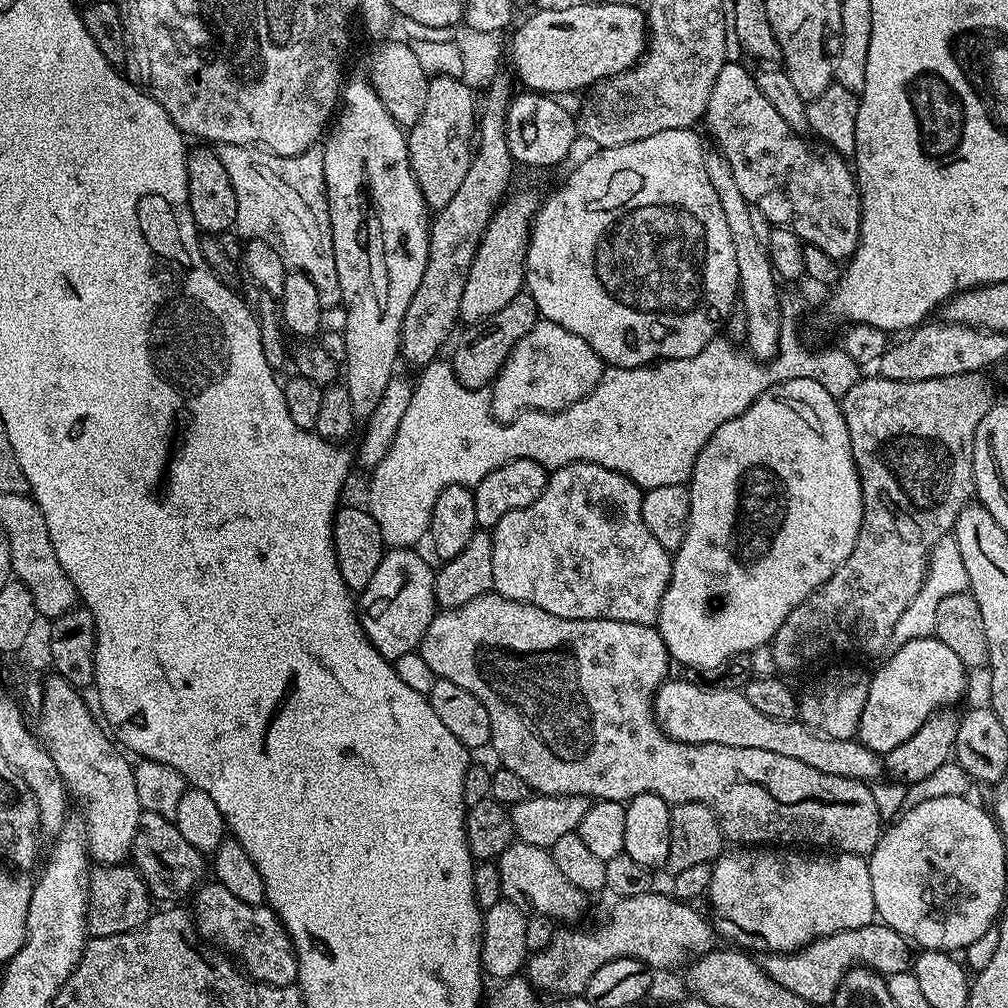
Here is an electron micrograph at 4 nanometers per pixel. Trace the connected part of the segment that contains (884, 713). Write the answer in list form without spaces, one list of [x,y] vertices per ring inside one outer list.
[[[935,635],[905,642],[895,651],[876,673],[871,673],[866,706],[862,706],[858,739],[865,748],[877,754],[887,754],[894,746],[902,746],[933,712],[952,706],[968,684],[969,673],[962,658]]]

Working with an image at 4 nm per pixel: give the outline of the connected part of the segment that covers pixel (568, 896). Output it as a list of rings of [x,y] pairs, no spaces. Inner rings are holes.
[[[514,842],[498,857],[498,863],[500,877],[502,878],[502,890],[504,891],[503,899],[509,900],[511,904],[527,905],[529,909],[532,907],[531,911],[533,913],[549,916],[551,920],[557,922],[575,921],[572,919],[583,910],[584,900],[586,900],[585,893],[578,891],[574,886],[574,882],[570,882],[566,878],[566,874],[562,874],[562,870],[558,870],[558,865],[554,862],[549,849]]]

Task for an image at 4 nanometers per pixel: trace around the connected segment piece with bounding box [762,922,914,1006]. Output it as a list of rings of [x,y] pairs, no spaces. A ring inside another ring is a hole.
[[[873,922],[866,926],[858,926],[854,930],[842,930],[829,936],[823,936],[810,942],[806,947],[799,948],[796,952],[769,952],[763,957],[762,967],[765,972],[770,974],[770,978],[774,978],[778,982],[778,986],[786,986],[786,990],[790,990],[790,994],[798,994],[798,998],[802,998],[814,1006],[831,1005],[842,978],[852,968],[868,968],[887,978],[890,974],[902,974],[913,967],[914,952],[908,949],[908,944],[904,941],[905,933],[887,923],[884,923],[885,925],[880,923]]]

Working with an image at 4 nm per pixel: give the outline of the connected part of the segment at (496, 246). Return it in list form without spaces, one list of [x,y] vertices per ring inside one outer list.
[[[528,192],[511,196],[492,215],[492,221],[486,226],[474,254],[468,281],[462,290],[460,320],[465,325],[476,324],[482,318],[490,318],[490,314],[498,314],[498,310],[502,310],[502,306],[506,306],[506,302],[510,302],[510,298],[514,298],[525,287],[524,263],[528,253],[530,225],[536,215],[538,200]]]

